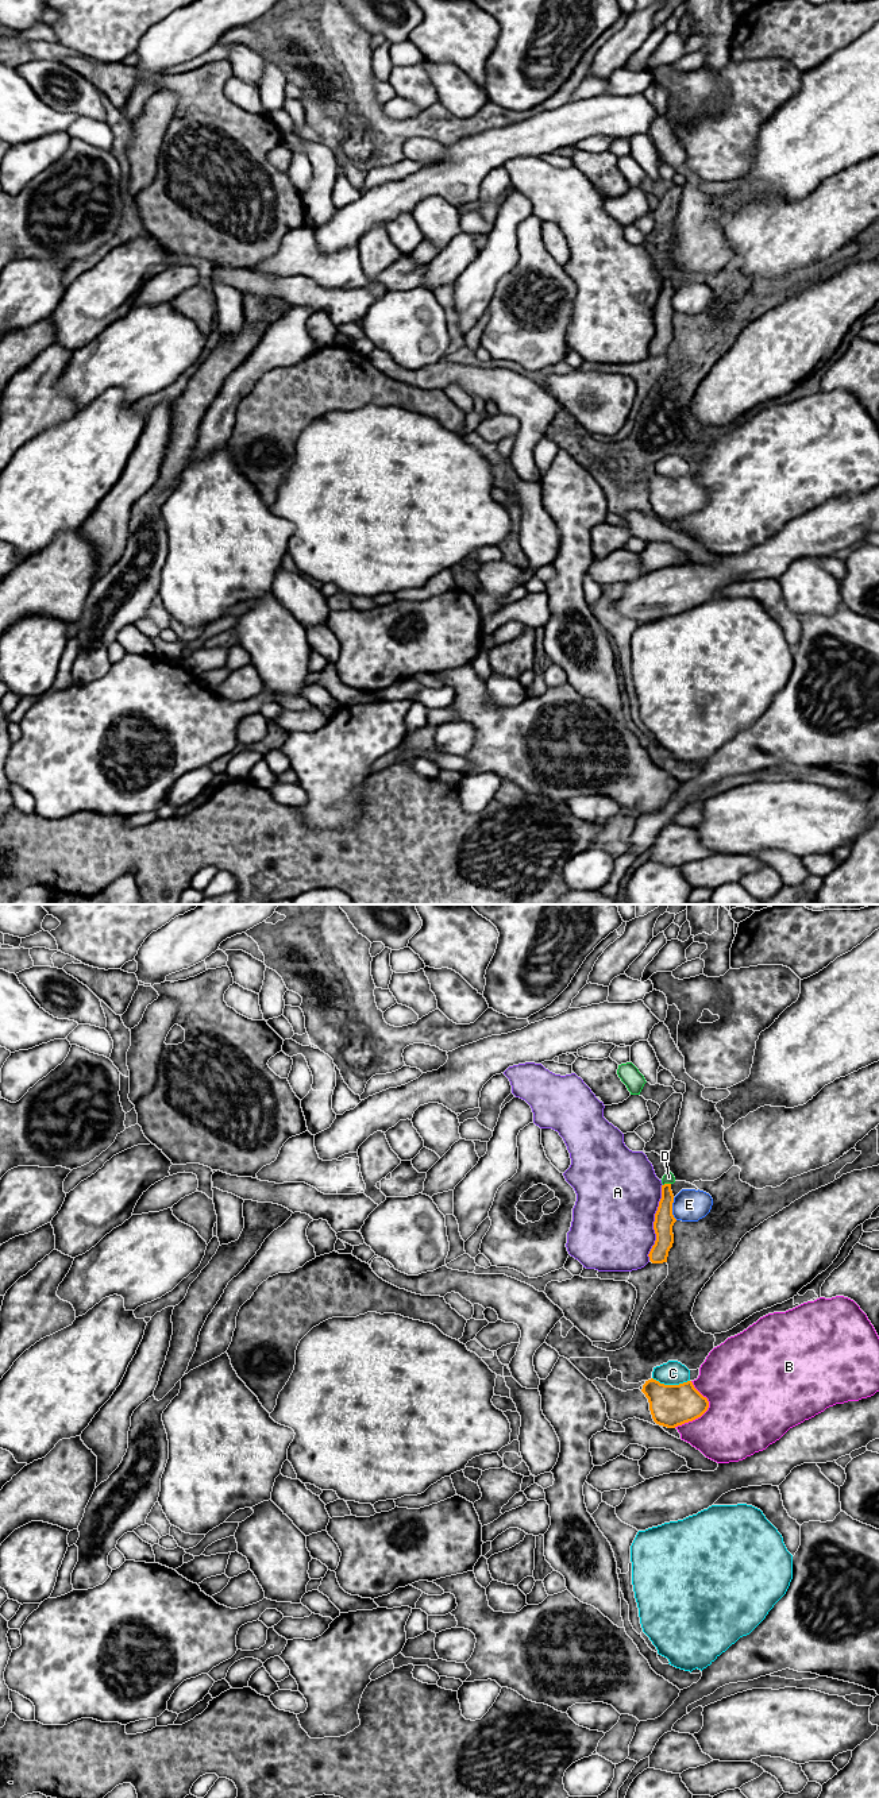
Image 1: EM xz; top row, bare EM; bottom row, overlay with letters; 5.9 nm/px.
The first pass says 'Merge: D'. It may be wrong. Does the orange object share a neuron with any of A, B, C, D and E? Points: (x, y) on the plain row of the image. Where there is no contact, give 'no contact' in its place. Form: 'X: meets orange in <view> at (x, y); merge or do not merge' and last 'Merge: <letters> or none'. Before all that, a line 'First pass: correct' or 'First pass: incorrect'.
First pass: correct
A: meets orange in xz at (654, 315); do not merge
B: meets orange in xz at (704, 505); do not merge
C: meets orange in xz at (671, 478); do not merge
D: meets orange in xz at (666, 277); merge
E: meets orange in xz at (671, 301); do not merge
Merge: D

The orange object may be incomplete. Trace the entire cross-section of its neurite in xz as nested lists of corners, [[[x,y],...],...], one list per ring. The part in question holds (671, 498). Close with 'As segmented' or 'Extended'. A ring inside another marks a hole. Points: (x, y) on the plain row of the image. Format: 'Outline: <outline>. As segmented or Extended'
Outline: [[[651,471],[641,485],[649,495],[649,503],[656,517],[675,521],[701,510],[709,501],[709,494],[691,474],[679,478],[664,478]]]. As segmented

